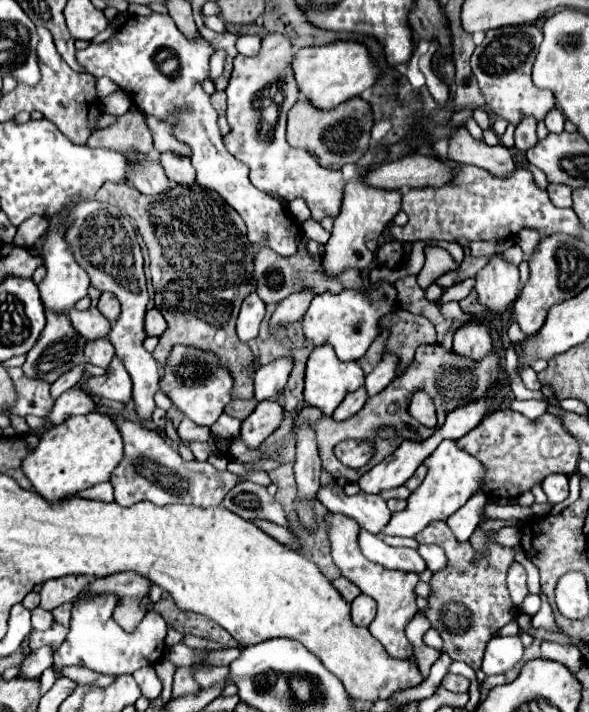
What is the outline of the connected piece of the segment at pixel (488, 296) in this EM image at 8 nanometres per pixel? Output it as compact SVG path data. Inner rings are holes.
M494 255L486 267L476 275L476 285L480 303L492 309L494 313L506 311L520 291L518 267L508 263L502 255Z

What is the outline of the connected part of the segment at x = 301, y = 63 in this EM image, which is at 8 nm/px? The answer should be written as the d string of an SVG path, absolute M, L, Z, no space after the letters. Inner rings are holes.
M352 39L332 41L318 47L304 47L296 53L292 69L300 95L310 99L312 105L320 109L332 109L344 103L346 99L360 95L362 91L370 89L380 77L380 67L376 57L372 57L362 43Z

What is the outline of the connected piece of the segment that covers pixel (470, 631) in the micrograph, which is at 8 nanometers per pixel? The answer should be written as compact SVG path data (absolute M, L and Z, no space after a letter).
M432 521L424 531L416 535L418 543L434 543L446 553L446 567L432 575L428 605L420 613L426 615L432 629L436 629L444 641L442 651L452 661L464 661L474 671L482 667L486 643L510 621L516 619L518 611L506 589L506 573L514 561L510 547L488 543L484 553L478 553L470 541L460 543L446 521Z

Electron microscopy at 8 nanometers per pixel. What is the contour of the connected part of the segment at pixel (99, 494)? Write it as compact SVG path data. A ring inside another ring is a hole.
M108 481L100 483L100 485L94 485L92 489L86 489L84 493L80 493L80 497L96 499L96 501L112 501L112 485Z

